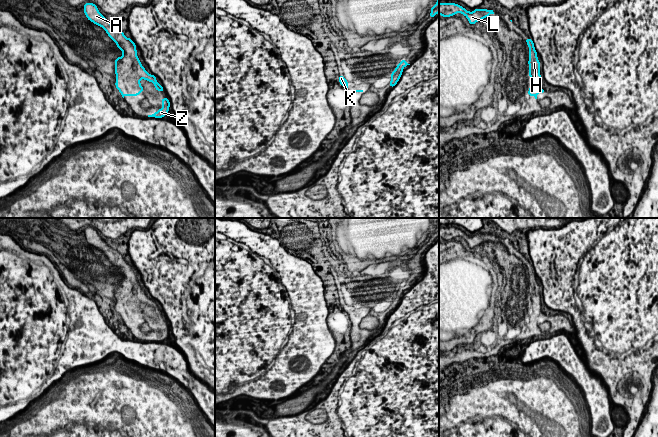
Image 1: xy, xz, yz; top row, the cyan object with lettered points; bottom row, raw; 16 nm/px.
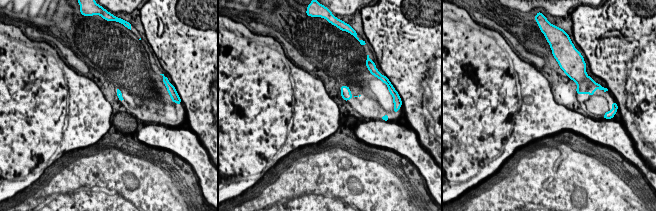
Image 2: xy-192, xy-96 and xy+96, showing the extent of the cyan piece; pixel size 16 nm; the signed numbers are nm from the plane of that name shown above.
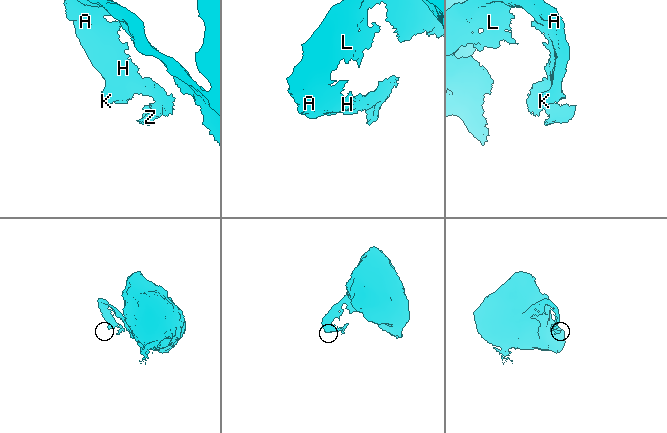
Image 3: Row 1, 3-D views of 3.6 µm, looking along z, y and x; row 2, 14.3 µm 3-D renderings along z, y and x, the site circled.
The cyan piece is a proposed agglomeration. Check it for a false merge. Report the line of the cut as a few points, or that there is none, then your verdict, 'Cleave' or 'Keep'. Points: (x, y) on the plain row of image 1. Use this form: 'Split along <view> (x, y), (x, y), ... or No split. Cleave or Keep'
No split. Keep

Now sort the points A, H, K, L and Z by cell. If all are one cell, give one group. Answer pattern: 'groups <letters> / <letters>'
groups A H K L Z

